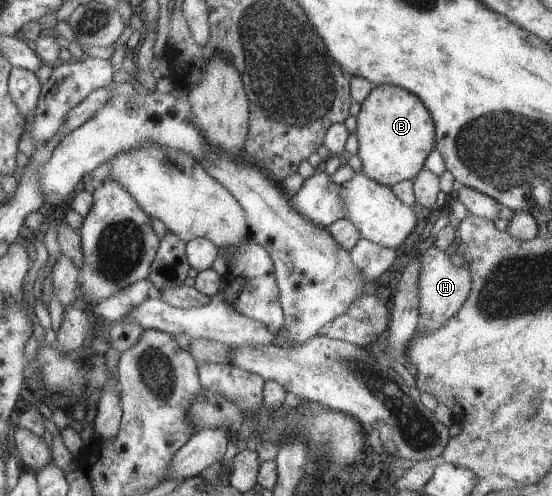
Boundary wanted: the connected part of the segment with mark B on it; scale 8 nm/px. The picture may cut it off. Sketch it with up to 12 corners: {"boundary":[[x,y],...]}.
{"boundary":[[376,85],[355,119],[360,172],[391,187],[435,148],[428,109]]}

